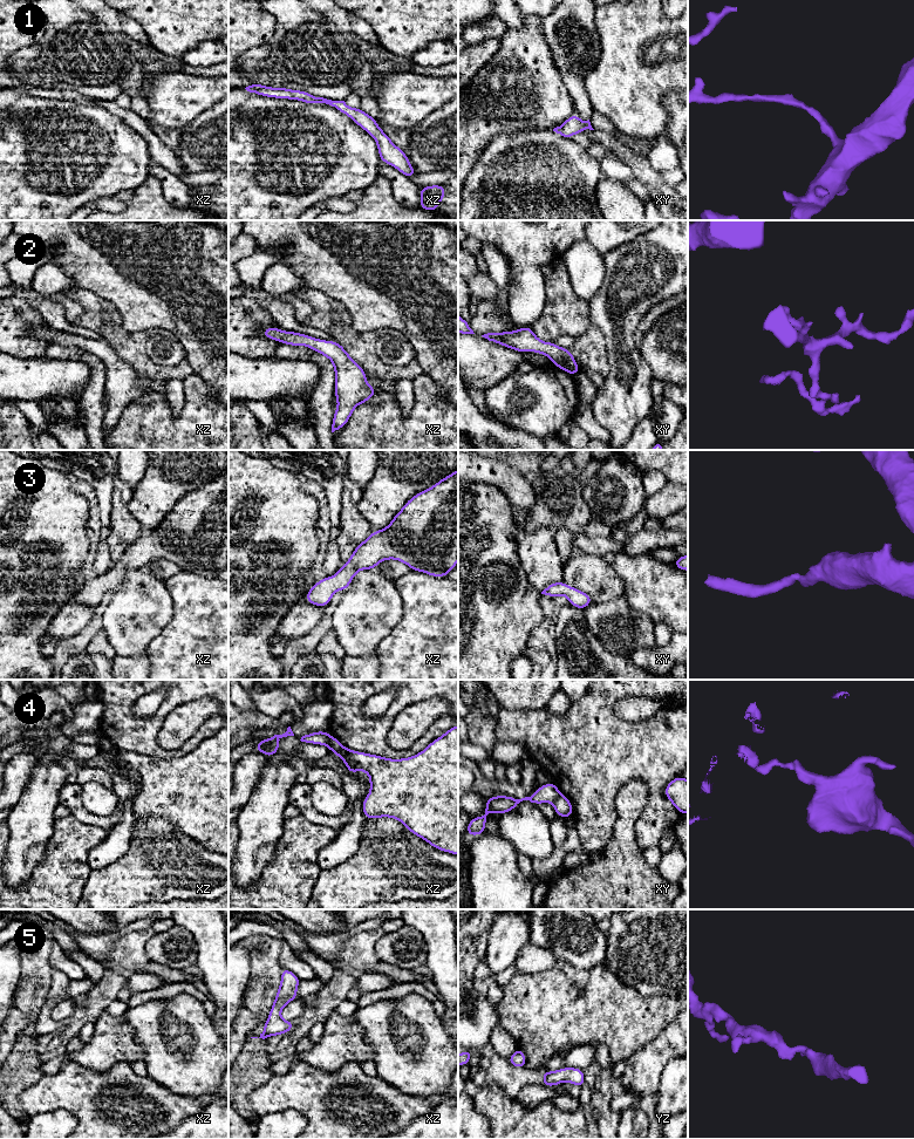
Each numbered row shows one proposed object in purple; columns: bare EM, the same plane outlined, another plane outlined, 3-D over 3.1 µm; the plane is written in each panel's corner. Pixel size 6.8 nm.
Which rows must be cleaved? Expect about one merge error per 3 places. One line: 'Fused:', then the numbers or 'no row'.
Fused: 4

